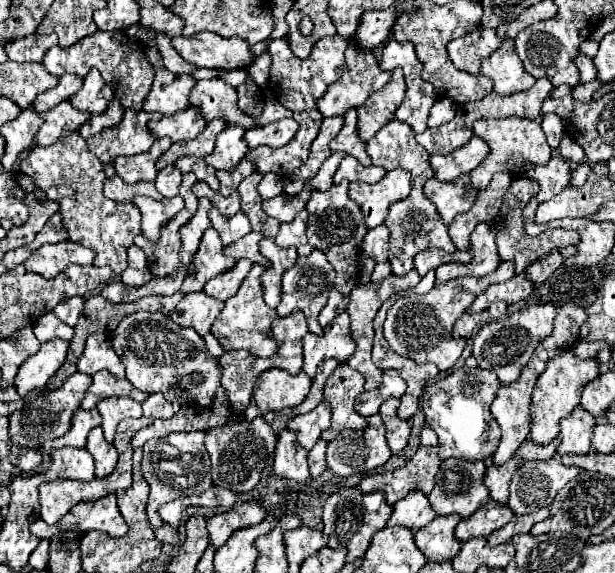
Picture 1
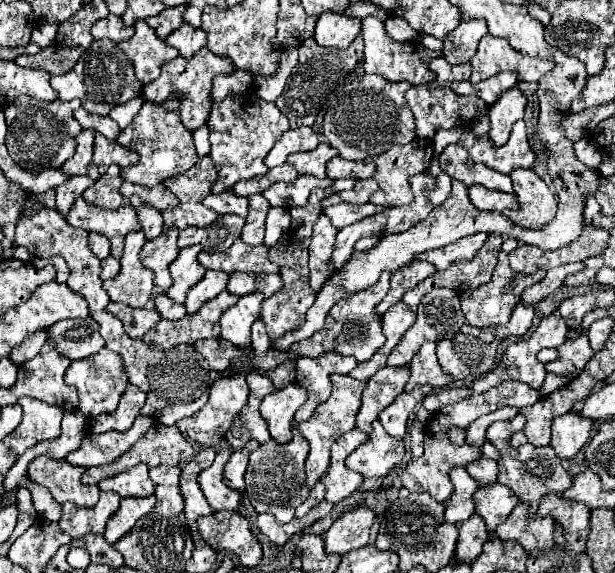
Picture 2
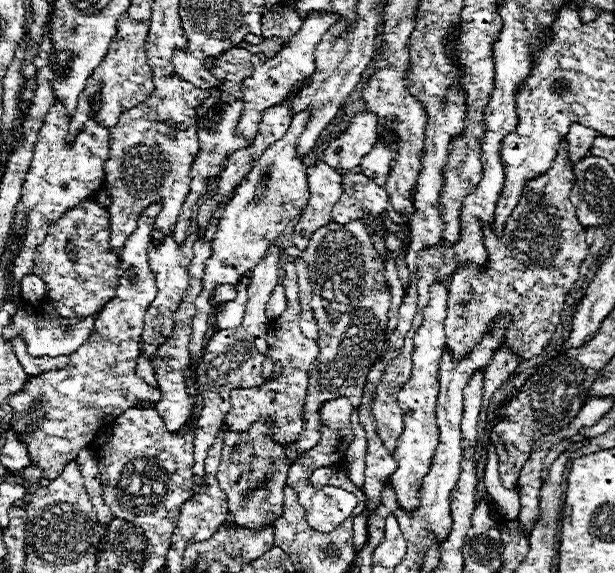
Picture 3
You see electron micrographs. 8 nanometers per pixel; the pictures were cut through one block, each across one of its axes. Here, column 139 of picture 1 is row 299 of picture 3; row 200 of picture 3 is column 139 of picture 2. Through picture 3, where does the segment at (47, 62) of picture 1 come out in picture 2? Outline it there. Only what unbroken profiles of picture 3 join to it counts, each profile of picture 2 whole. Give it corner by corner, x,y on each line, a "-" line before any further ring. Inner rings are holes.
108,38
92,40
90,48
84,50
84,54
74,64
74,68
66,72
64,76
52,76
50,84
60,94
60,100
78,98
84,110
88,110
90,114
100,114
100,116
108,116
114,106
124,104
142,94
142,84
138,82
132,70
132,62
118,48
118,44

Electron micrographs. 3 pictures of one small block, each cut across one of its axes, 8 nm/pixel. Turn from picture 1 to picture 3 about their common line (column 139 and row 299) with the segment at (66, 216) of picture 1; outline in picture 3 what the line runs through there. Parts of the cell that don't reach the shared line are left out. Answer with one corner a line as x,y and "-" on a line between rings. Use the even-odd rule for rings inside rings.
220,284
220,286
216,286
212,304
220,304
220,302
226,304
226,302
232,302
232,300
236,298
236,294
238,294
236,286
232,286
232,284

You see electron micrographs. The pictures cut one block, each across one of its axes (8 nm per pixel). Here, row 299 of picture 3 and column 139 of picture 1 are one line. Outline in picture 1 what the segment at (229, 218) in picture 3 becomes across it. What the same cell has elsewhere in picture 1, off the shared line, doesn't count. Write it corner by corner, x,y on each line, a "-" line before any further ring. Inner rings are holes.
136,196
132,202
142,214
142,232
152,242
160,238
160,230
166,226
166,222
170,222
170,218
174,218
184,208
184,200
180,196
164,198
160,202

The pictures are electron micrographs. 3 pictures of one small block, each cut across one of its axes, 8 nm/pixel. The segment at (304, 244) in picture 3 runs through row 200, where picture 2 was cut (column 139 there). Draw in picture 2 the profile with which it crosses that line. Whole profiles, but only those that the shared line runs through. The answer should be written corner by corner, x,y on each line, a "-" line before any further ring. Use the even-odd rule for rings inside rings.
110,302
106,310
116,318
120,318
120,322
124,324
124,330
132,338
142,338
142,334
146,334
162,318
160,312
154,308
132,308
132,306
124,306
122,302
120,304

